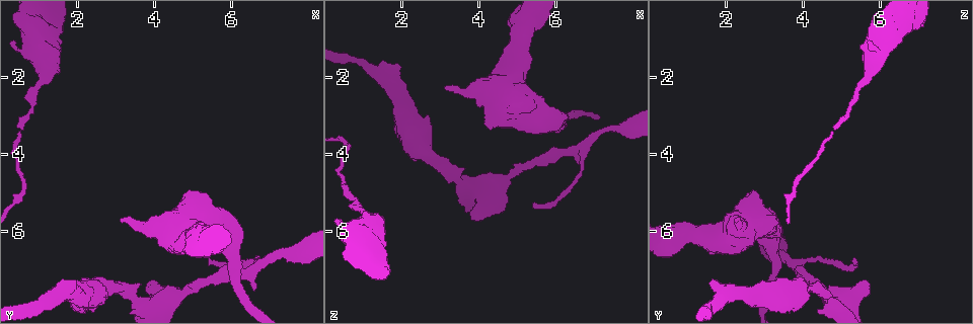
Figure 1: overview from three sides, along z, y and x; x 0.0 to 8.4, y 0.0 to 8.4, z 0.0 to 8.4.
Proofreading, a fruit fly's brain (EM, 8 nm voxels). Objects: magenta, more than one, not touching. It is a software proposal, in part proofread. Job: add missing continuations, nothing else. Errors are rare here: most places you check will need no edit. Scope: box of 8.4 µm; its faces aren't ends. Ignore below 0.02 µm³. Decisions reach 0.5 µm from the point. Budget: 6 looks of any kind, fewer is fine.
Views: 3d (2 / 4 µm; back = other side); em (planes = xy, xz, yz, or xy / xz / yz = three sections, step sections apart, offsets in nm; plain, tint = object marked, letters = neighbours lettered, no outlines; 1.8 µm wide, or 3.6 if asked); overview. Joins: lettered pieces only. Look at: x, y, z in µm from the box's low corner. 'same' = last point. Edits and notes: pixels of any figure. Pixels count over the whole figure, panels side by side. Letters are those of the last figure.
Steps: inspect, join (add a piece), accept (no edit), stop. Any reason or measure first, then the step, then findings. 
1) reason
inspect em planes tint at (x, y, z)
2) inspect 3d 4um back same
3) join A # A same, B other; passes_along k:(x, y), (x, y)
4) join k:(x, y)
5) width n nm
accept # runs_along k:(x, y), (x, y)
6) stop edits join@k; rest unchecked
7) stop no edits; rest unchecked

free end
inspect 3d 2um at (6.60, 7.50, 4.30)

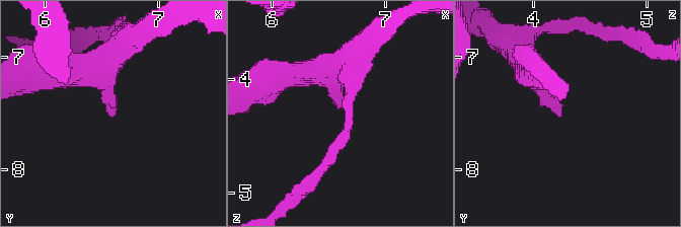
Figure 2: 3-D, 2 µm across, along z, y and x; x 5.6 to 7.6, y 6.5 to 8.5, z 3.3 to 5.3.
inspect em planes letters at (6.54, 7.52, 4.26)

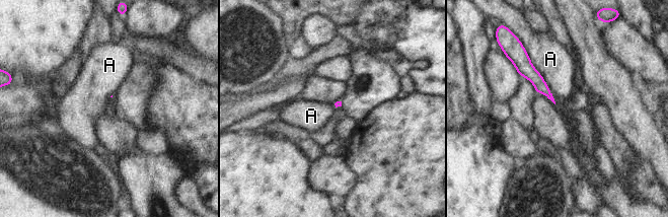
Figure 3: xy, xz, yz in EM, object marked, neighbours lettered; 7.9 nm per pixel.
accept # A other; border 3:(523, 47), (555, 103); none of them fits

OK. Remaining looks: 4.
stops while still wide
inspect em yz step 4 letters at (1.95, 7.30, 1.65)

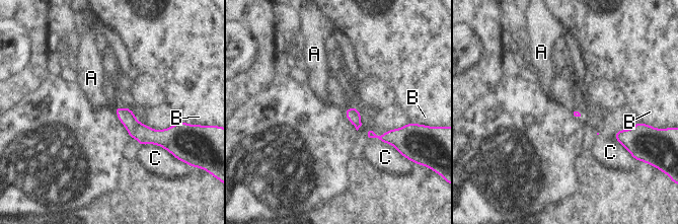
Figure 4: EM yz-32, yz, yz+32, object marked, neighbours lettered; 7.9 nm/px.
cut it another way
inspect em planes letters same

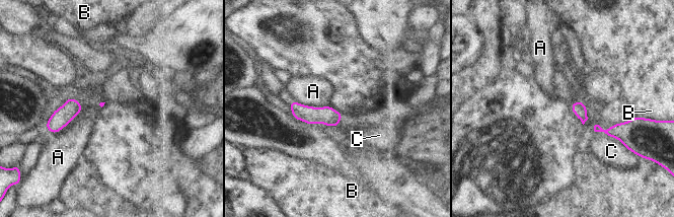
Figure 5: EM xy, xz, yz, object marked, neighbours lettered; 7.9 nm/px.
accept # A other, B other, C other; border 5:(77, 99), (81, 111), (54, 134); no lettered piece goes on from it

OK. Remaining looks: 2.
stop no edits; rest unchecked

